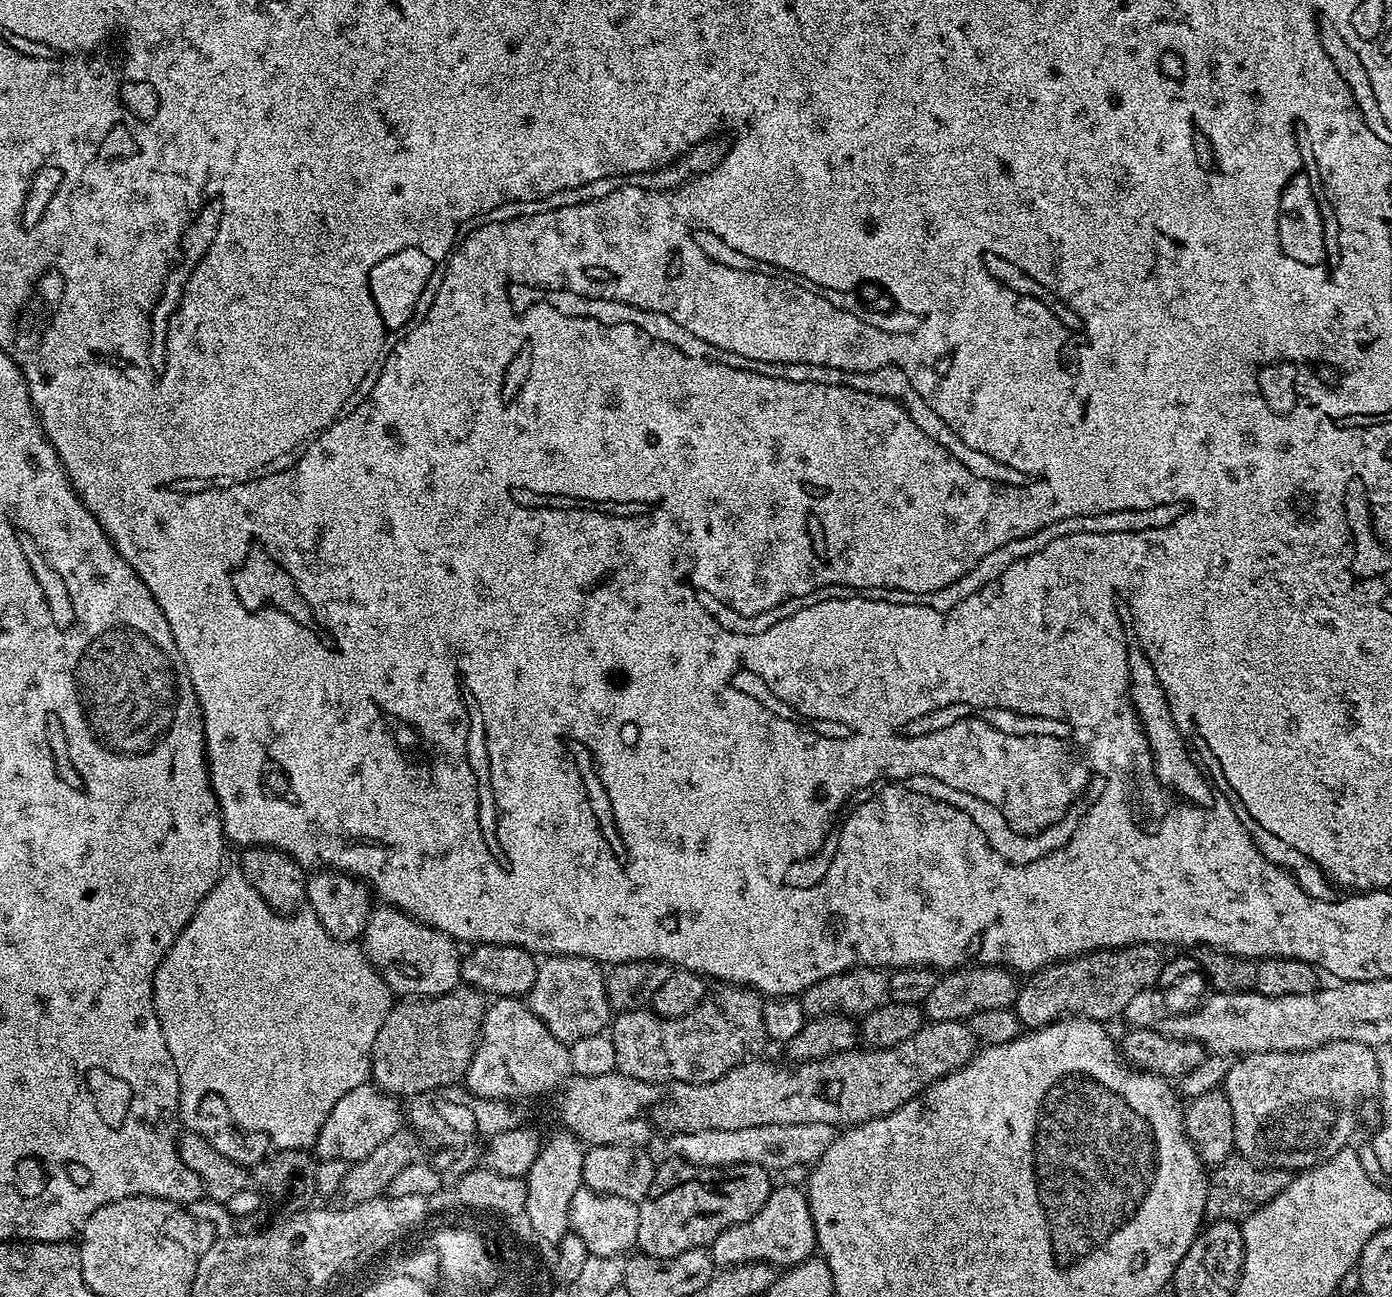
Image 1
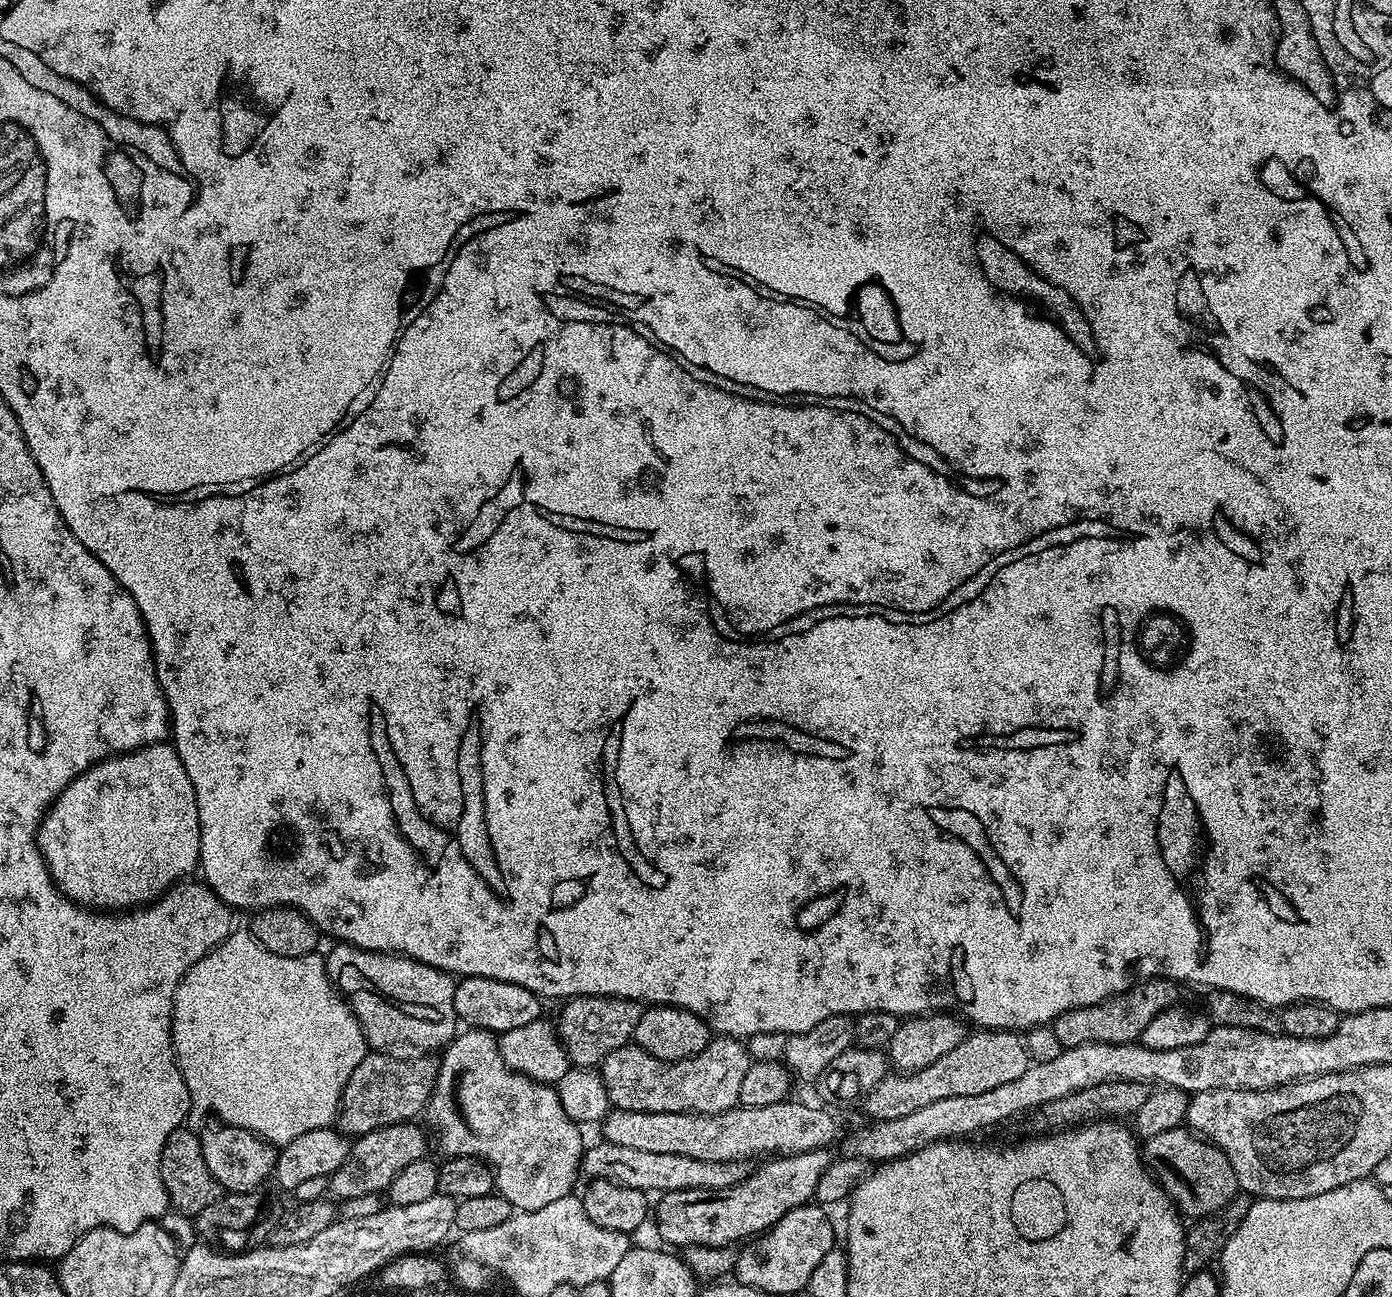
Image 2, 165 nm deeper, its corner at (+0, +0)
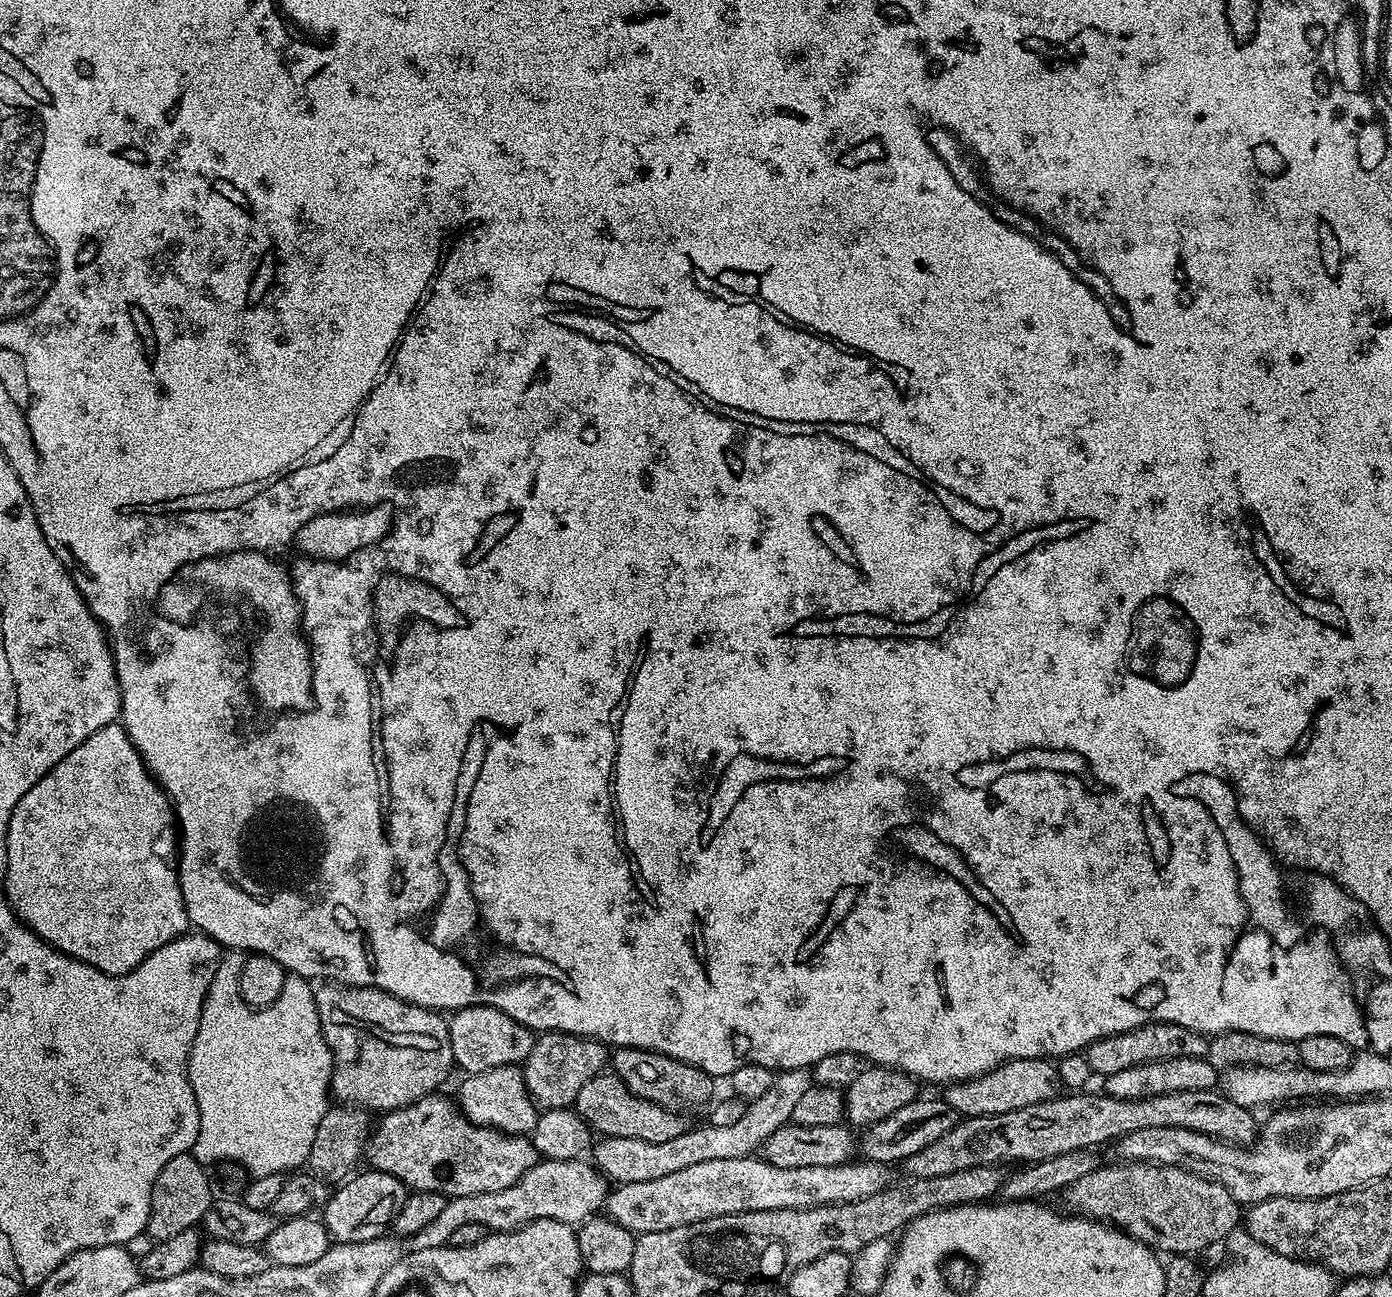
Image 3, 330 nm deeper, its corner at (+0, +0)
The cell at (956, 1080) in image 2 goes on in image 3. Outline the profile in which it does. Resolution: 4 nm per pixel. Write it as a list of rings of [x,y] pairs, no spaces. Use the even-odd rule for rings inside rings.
[[[1051,1059],[1038,1060],[1007,1060],[994,1070],[990,1070],[981,1076],[975,1076],[973,1080],[959,1080],[956,1084],[947,1085],[943,1089],[942,1099],[961,1117],[992,1116],[1009,1114],[1022,1107],[1034,1106],[1035,1103],[1046,1102],[1059,1097],[1062,1092],[1059,1067]]]

